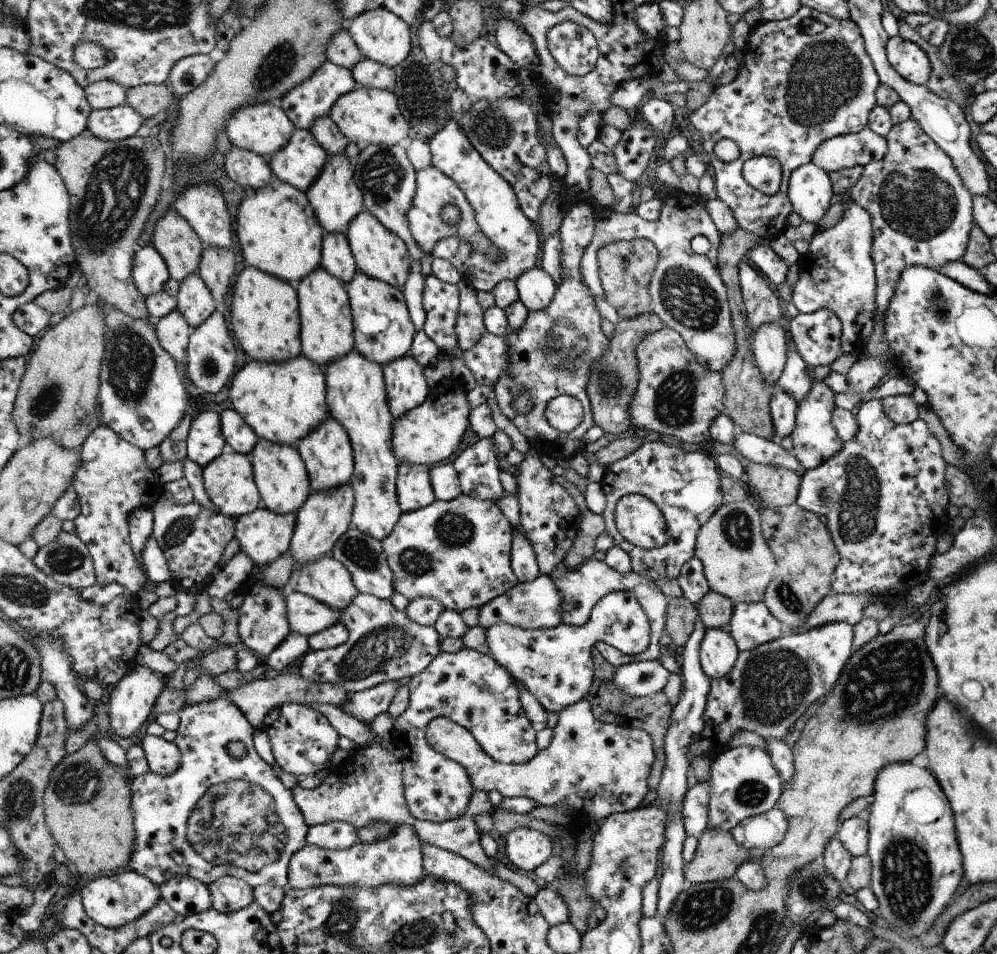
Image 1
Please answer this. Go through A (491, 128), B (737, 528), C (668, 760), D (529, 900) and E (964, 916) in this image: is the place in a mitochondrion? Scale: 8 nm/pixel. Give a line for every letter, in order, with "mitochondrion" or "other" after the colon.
A: mitochondrion
B: mitochondrion
C: other
D: other
E: other

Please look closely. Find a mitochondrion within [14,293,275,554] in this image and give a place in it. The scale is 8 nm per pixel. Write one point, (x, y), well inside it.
(132, 360)

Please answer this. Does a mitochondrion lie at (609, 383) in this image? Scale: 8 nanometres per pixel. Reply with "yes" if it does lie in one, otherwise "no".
yes

